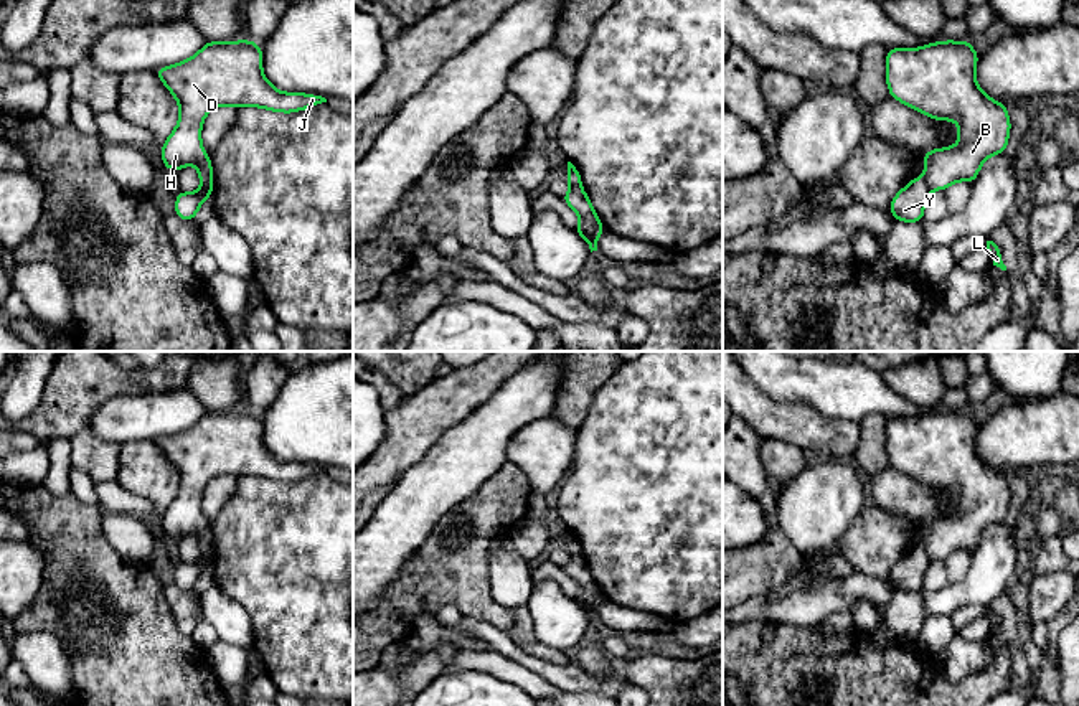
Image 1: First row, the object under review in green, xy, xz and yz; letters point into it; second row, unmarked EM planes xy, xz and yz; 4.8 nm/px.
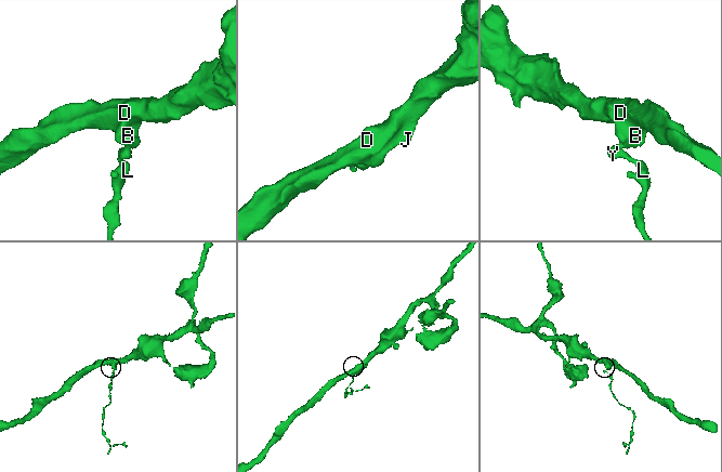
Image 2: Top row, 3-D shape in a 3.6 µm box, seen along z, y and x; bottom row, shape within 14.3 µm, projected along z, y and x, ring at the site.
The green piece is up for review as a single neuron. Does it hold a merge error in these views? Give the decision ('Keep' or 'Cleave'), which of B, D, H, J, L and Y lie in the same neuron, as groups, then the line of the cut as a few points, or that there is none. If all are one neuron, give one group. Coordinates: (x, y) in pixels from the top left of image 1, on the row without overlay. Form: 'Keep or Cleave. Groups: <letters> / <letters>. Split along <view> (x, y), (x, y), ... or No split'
Cleave. Groups: B D H J / L Y. Split along yz (923, 546), (931, 560)

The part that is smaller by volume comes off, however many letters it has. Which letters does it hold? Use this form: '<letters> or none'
L, Y

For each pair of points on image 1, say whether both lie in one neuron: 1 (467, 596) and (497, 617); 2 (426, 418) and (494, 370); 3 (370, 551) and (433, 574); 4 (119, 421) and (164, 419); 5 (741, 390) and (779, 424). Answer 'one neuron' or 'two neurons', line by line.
1: one neuron
2: one neuron
3: two neurons
4: one neuron
5: one neuron

